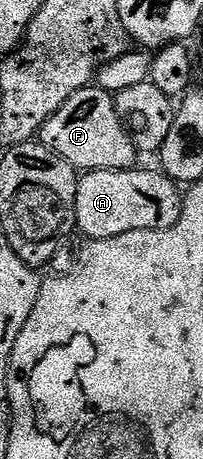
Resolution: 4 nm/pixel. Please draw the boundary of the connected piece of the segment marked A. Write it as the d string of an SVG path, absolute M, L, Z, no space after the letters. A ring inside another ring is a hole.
M94 169L78 180L76 196L76 229L88 236L89 242L114 239L126 231L165 229L180 218L182 189L164 172L155 169Z

